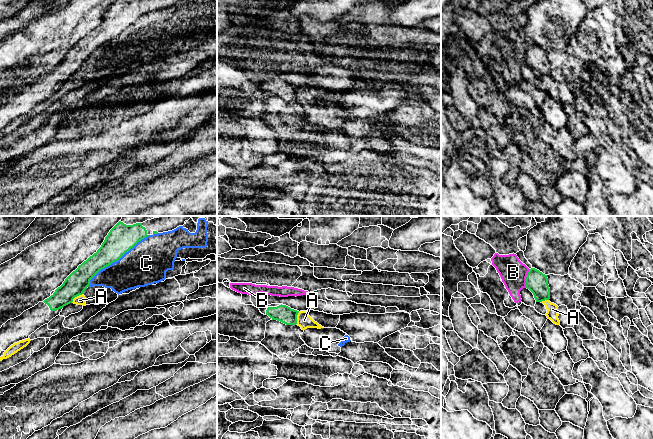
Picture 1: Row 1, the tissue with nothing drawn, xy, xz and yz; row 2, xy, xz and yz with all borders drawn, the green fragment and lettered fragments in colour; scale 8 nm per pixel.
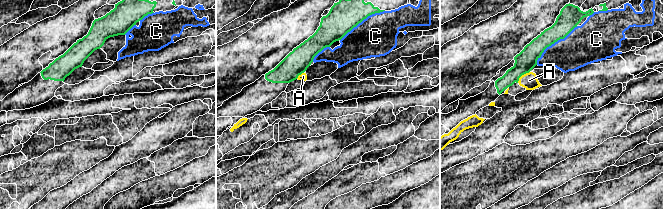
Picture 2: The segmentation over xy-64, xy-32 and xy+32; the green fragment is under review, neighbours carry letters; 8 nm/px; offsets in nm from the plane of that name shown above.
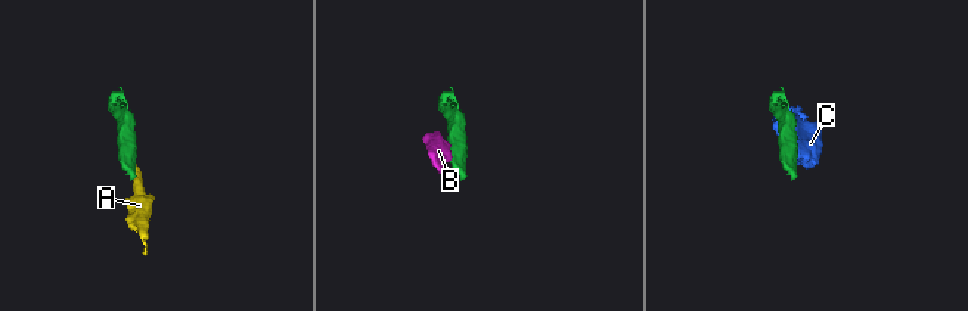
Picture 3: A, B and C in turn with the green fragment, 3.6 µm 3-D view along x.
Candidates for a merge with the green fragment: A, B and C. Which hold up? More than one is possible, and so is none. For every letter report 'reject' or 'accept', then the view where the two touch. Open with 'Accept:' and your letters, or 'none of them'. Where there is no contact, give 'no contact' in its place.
Accept: none of them
A: reject | xy
B: reject | yz
C: reject | xy

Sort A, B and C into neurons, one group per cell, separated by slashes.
A C / B

